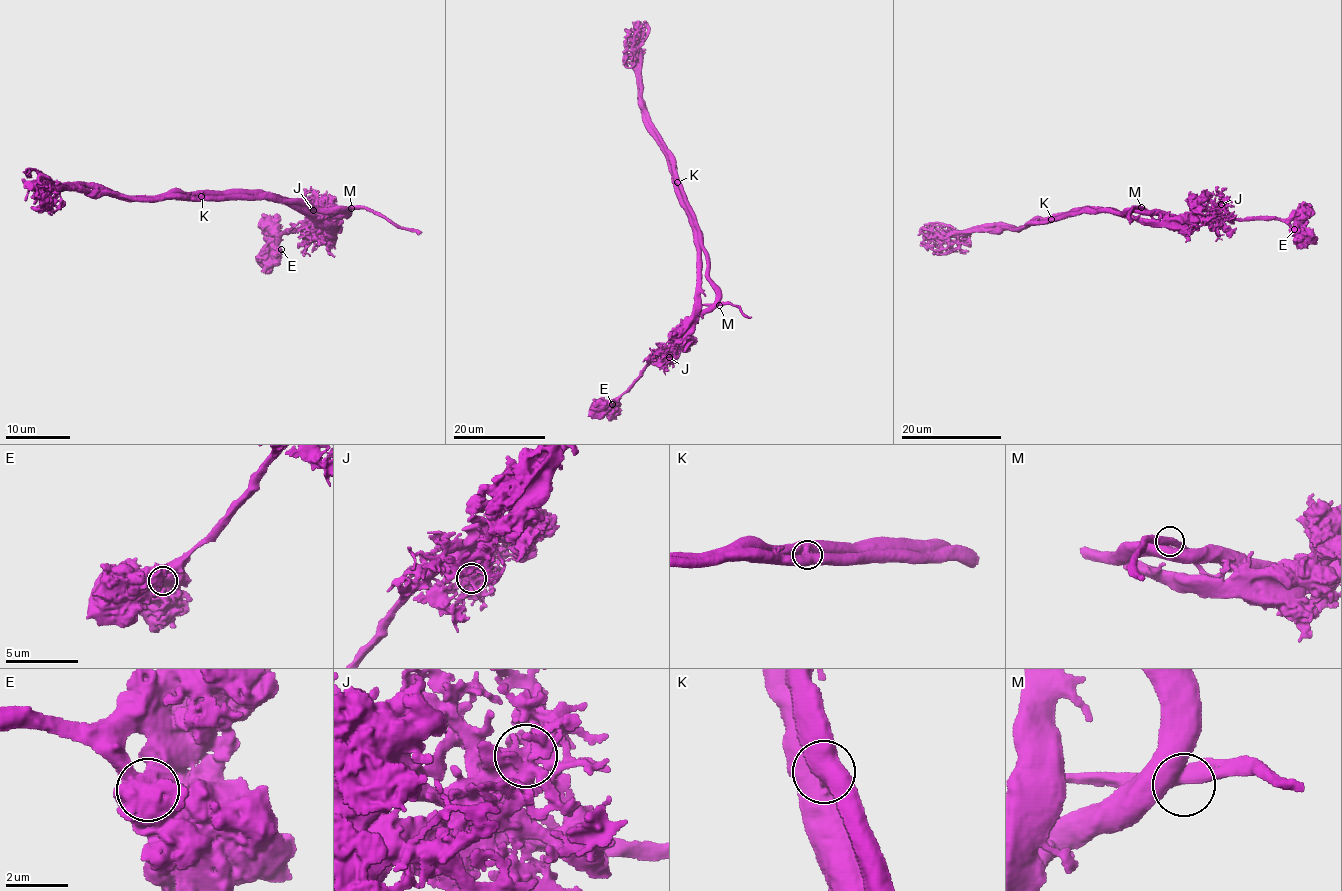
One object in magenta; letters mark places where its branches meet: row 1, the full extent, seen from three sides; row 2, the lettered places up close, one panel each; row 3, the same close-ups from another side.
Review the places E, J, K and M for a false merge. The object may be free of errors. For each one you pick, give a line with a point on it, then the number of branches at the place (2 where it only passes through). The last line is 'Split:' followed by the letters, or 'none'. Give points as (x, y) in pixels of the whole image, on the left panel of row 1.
K: (201, 196) | 3
Split: K

